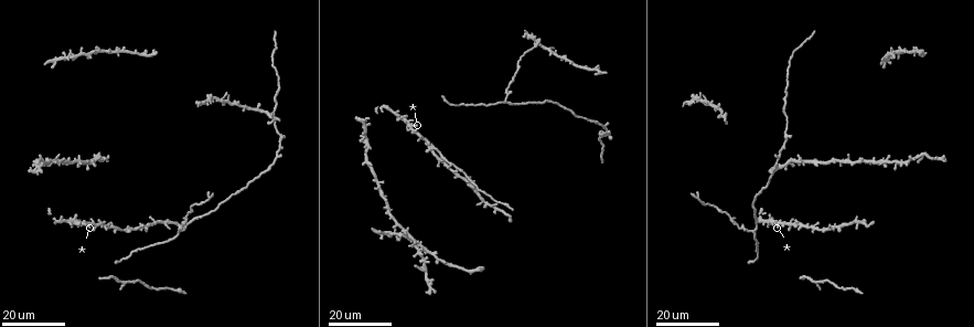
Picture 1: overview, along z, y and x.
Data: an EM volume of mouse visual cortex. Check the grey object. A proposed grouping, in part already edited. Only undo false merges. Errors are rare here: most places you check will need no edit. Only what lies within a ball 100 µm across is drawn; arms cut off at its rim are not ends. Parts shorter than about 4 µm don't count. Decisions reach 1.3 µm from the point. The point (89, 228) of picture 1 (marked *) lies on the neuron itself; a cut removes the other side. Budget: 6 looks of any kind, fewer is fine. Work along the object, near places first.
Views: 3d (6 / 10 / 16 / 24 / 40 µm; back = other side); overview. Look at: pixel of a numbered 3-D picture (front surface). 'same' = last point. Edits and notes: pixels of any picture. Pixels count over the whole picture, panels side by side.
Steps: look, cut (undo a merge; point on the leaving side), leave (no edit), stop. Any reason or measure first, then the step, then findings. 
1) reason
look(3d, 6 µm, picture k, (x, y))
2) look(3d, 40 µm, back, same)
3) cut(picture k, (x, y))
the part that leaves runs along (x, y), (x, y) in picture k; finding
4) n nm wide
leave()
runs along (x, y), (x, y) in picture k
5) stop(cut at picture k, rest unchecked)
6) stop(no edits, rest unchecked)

looks like a crossing
look(3d, 24 µm, picture 1, (778, 221))

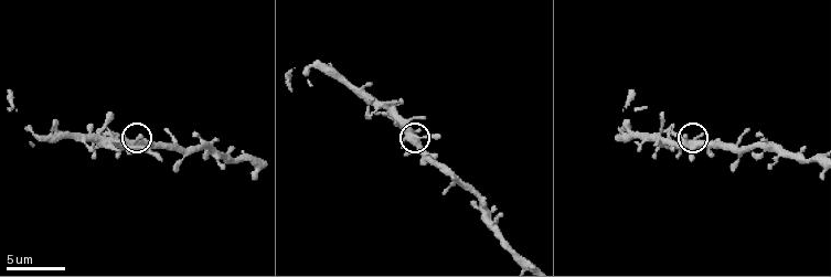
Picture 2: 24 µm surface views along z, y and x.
look(3d, 10 µm, picture 2, (698, 145))

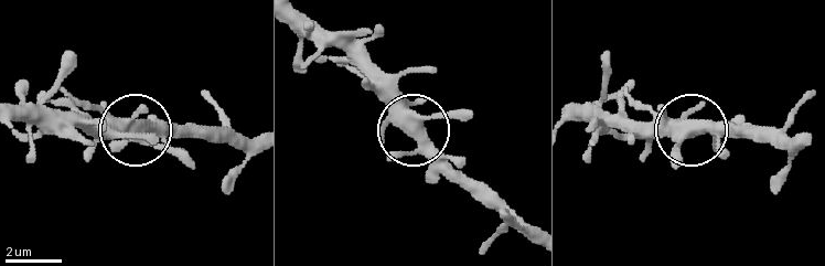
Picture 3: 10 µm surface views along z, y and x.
look(3d, 10 µm, back, picture 3, (411, 135))

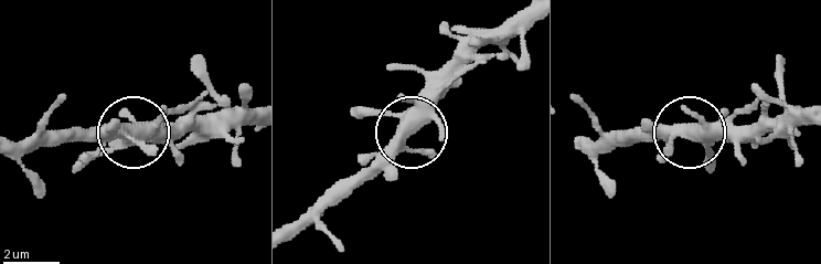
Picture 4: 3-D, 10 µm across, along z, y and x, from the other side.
410 nm wide
leave()
runs along (73, 171), (130, 130), (66, 128) in picture 4; all the same neuron

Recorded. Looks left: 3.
arms part here
look(3d, 24 µm, picture 1, (505, 103))

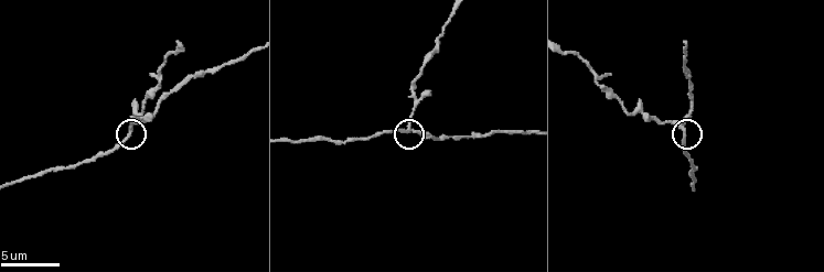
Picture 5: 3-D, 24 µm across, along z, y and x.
look(3d, 6 µm, picture 5, (680, 125))

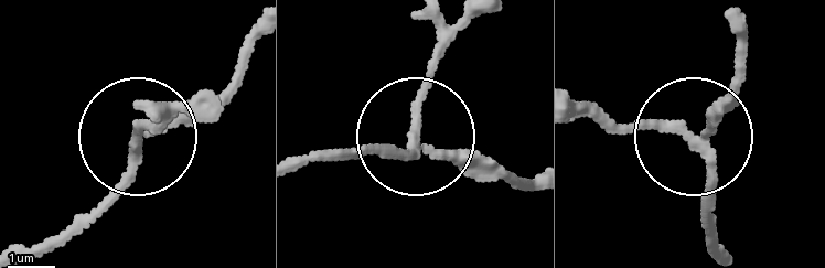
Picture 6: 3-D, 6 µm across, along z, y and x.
cut(picture 6, (147, 120))
the part that leaves runs along (138, 159), (161, 111) in picture 6; a second neuron is stuck on

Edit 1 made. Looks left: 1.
stop(cut at picture 6, rest unchecked)

